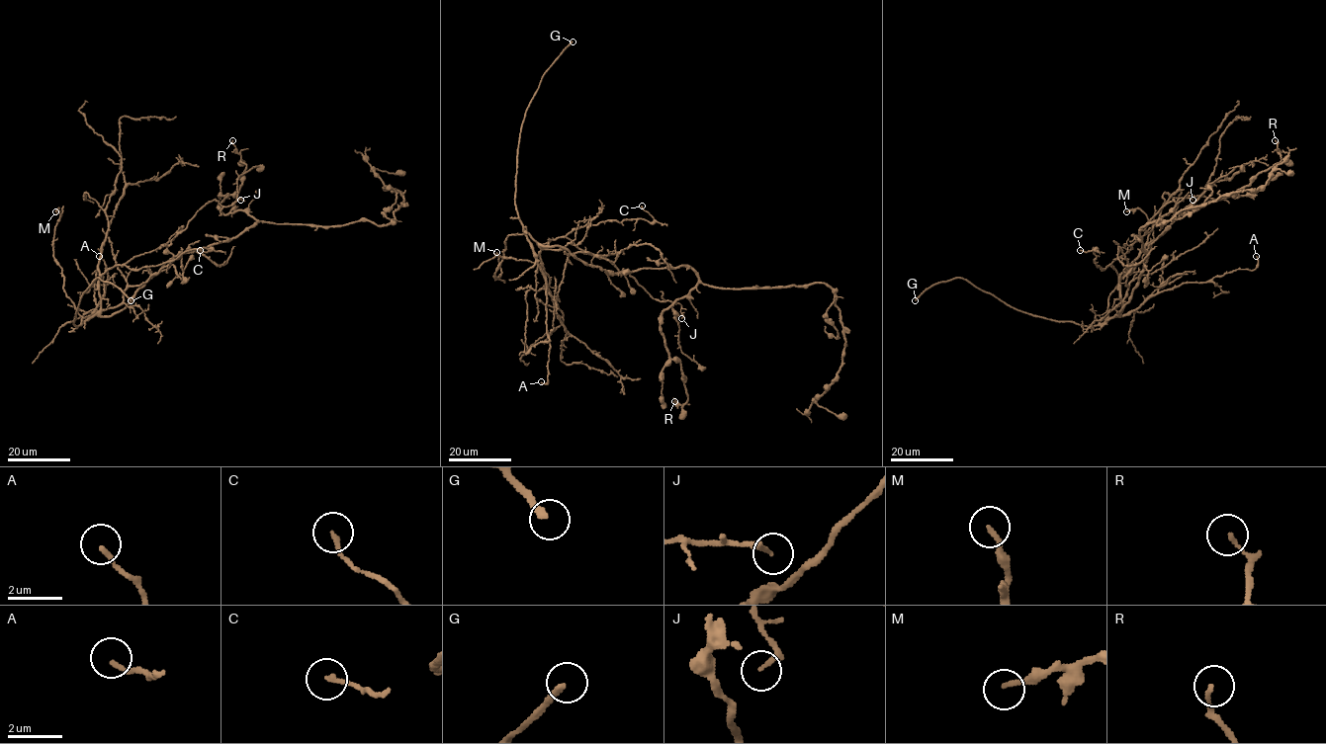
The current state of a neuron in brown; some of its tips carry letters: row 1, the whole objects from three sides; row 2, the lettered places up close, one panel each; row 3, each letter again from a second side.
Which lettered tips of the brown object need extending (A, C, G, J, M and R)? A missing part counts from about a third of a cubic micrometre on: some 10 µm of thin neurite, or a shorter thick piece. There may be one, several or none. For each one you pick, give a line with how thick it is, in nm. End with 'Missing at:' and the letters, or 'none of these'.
G: calibre 220 nm
Missing at: G

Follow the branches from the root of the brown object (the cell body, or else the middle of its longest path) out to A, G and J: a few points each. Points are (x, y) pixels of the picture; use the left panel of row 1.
A: (177, 254), (122, 309), (110, 315), (93, 315), (82, 323), (105, 294), (108, 275), (99, 256)
G: (177, 254), (122, 309), (93, 315), (78, 326), (73, 323), (81, 295), (97, 278), (131, 300)
J: (177, 254), (122, 309), (100, 314), (99, 279), (109, 269), (162, 247), (213, 200), (229, 206), (240, 200)

